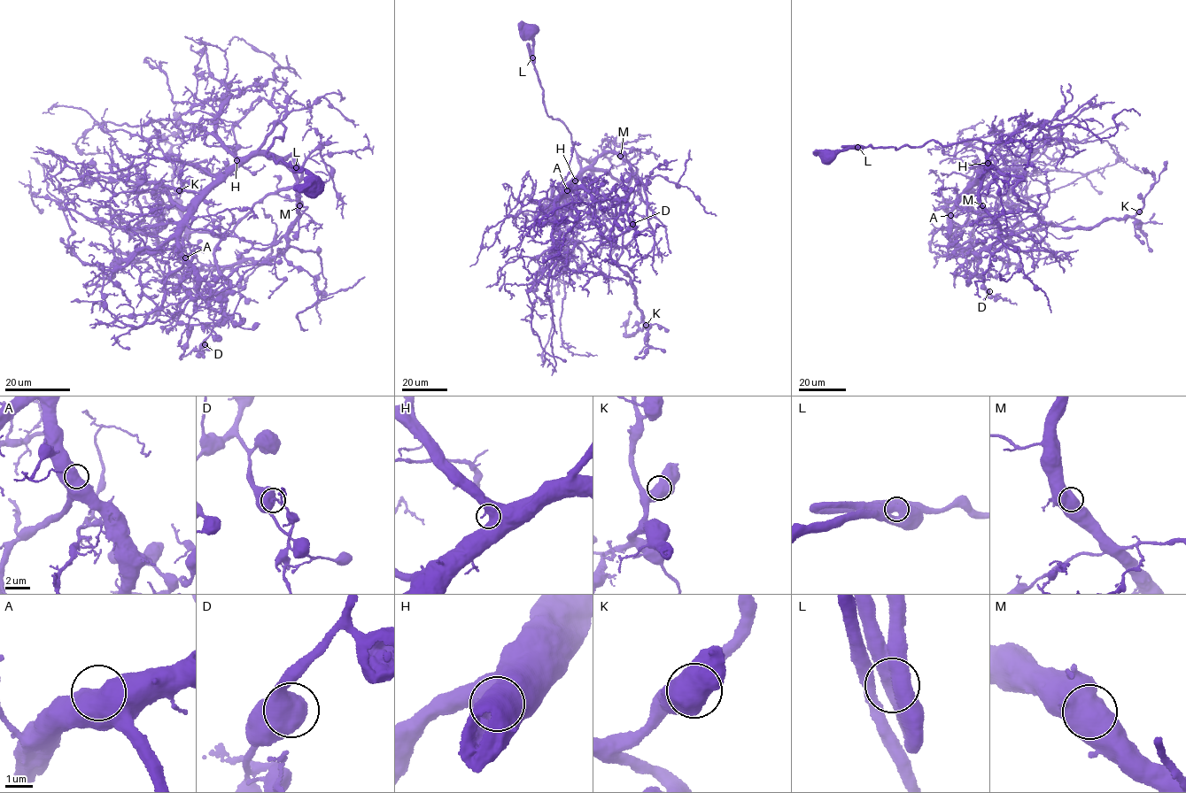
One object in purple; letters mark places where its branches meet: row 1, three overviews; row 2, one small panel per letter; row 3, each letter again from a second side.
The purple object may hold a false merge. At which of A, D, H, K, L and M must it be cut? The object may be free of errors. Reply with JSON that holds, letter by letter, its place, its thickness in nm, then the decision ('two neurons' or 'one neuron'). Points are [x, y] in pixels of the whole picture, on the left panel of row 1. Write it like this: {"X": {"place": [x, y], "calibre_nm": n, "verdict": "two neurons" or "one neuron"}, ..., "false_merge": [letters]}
{"A": {"place": [185, 257], "calibre_nm": 850, "verdict": "one neuron"}, "D": {"place": [205, 344], "calibre_nm": 900, "verdict": "one neuron"}, "H": {"place": [236, 160], "calibre_nm": 850, "verdict": "one neuron"}, "K": {"place": [179, 190], "calibre_nm": 850, "verdict": "one neuron"}, "L": {"place": [296, 167], "calibre_nm": 850, "verdict": "one neuron"}, "M": {"place": [299, 205], "calibre_nm": 800, "verdict": "one neuron"}, "false_merge": []}

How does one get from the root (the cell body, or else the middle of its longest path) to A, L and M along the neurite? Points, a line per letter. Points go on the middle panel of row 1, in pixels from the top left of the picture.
A: (531, 30), (534, 66), (543, 90), (546, 111), (564, 125), (581, 164), (577, 175), (567, 190)
L: (531, 30), (532, 57)
M: (531, 30), (534, 66), (543, 90), (546, 111), (564, 125), (581, 167), (585, 167), (608, 152), (620, 156)

